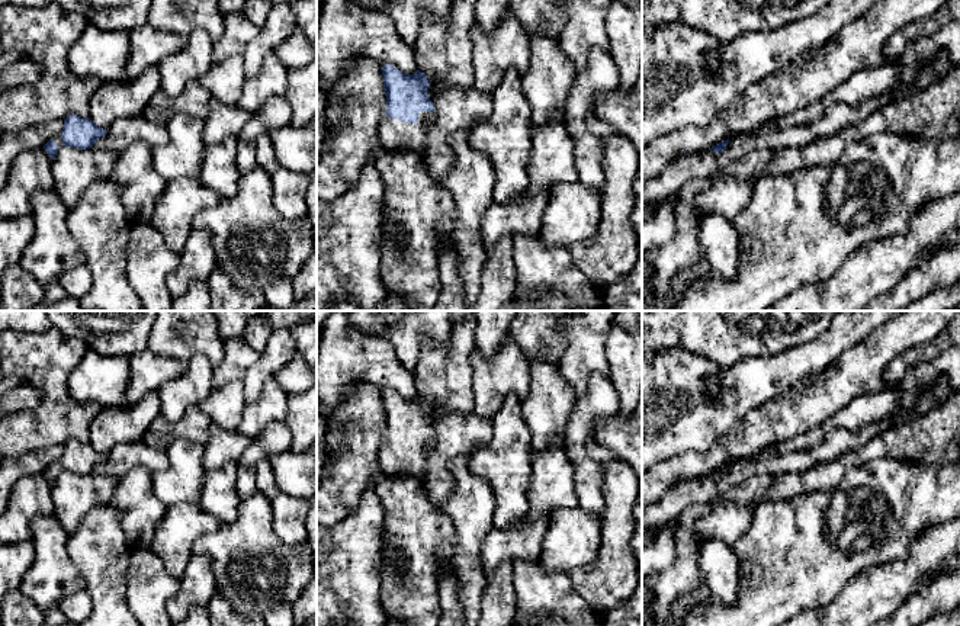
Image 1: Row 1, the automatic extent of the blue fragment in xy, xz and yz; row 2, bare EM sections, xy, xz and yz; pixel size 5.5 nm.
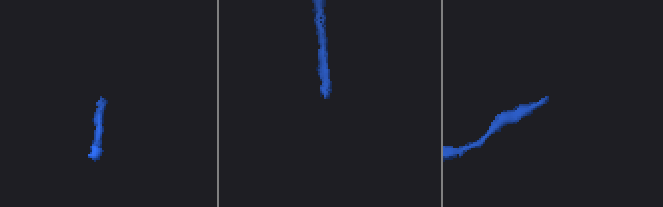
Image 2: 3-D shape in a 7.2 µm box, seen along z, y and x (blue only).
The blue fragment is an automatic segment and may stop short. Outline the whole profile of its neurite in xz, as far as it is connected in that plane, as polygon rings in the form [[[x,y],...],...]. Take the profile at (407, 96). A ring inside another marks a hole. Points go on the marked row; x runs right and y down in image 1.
[[[391,64],[381,67],[381,71],[386,96],[386,109],[379,123],[382,147],[427,155],[427,131],[434,121],[427,76],[420,70],[407,76]]]

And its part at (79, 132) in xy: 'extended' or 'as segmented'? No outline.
extended

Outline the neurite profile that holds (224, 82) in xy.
[[[228,57],[222,62],[213,62],[211,70],[198,81],[218,102],[227,105],[238,103],[247,77],[244,73],[244,57]]]

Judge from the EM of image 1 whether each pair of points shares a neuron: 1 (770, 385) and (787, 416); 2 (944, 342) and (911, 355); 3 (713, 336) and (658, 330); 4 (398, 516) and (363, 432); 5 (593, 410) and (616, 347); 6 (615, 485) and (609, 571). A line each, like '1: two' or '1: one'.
1: two
2: one
3: one
4: two
5: two
6: one

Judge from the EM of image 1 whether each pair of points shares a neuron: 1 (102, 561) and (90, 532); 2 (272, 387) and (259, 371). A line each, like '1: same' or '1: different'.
1: same
2: different

